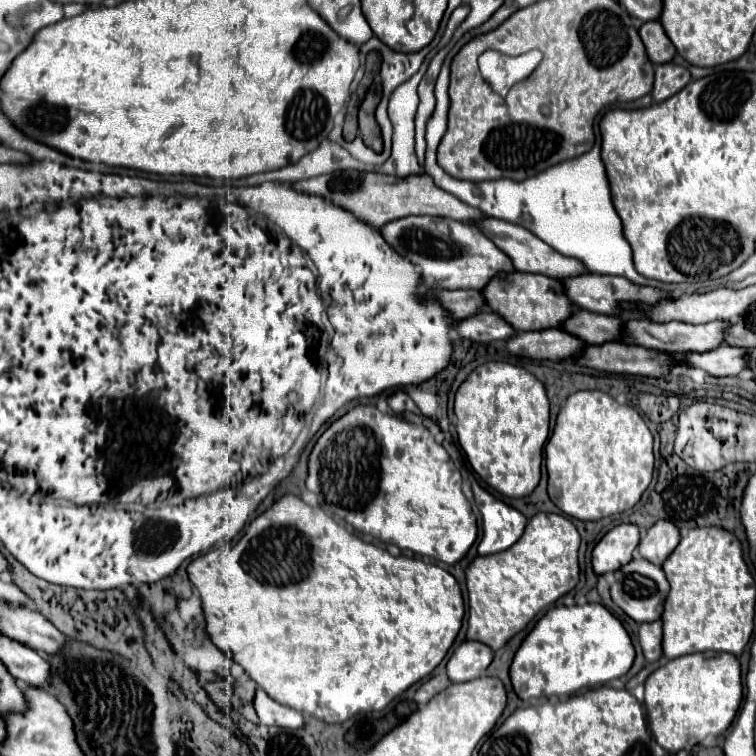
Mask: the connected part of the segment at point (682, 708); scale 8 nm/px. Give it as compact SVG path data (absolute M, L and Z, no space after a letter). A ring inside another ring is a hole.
M698 652L668 660L646 680L646 714L656 742L668 752L700 744L706 736L724 732L742 704L742 670L728 652Z

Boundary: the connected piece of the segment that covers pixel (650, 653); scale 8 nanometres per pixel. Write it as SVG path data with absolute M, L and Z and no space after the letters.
M662 620L646 622L640 626L640 646L648 662L656 662L662 658Z

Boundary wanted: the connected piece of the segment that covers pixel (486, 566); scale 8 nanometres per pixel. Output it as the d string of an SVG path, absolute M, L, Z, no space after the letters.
M540 512L528 522L522 538L514 546L500 554L478 556L466 570L470 604L466 638L484 642L492 650L502 648L542 608L554 604L578 584L578 548L580 534L566 516Z

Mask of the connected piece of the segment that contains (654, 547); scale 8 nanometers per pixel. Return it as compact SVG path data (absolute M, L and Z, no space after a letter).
M658 520L646 532L646 536L642 536L638 552L642 558L656 562L660 566L678 544L680 544L680 530L668 520Z

